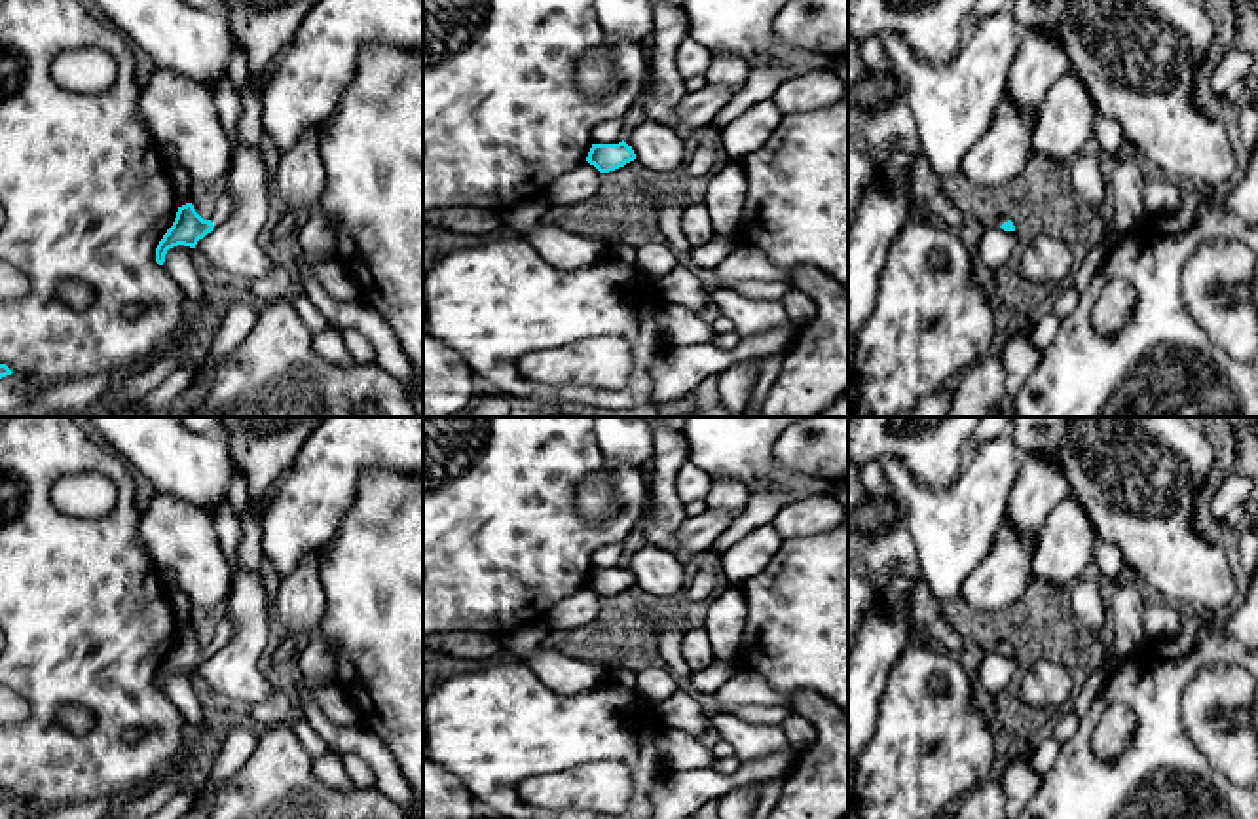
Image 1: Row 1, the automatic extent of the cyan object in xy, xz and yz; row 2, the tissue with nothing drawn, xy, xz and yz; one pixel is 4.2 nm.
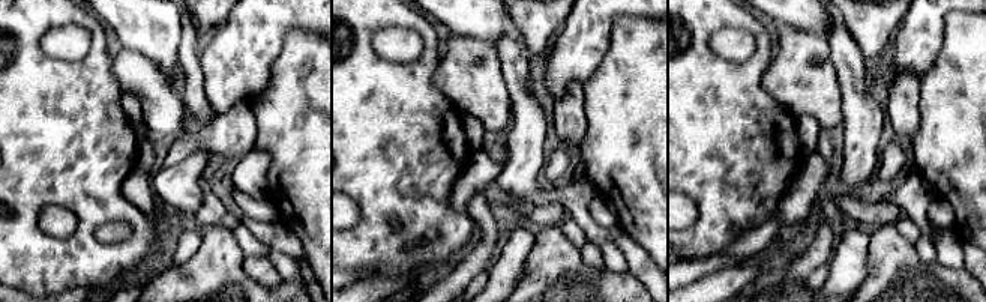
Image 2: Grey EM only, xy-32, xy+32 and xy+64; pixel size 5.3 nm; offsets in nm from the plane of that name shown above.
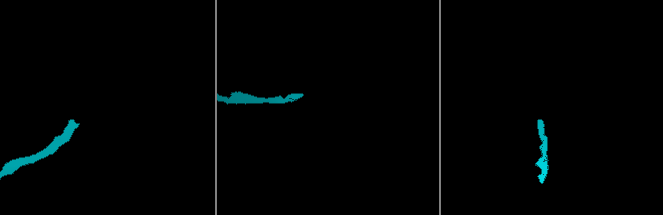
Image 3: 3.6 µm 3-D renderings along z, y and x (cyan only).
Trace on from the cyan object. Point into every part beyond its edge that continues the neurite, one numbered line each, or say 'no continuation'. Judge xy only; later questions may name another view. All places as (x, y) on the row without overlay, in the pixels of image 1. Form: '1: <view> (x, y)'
1: xy (222, 634)

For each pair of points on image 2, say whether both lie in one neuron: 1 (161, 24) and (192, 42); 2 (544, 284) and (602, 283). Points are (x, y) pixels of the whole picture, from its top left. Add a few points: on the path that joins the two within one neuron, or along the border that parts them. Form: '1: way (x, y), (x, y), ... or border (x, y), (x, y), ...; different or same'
1: border (179, 15), (179, 63), (182, 69); different
2: way (559, 284), (587, 284); same

